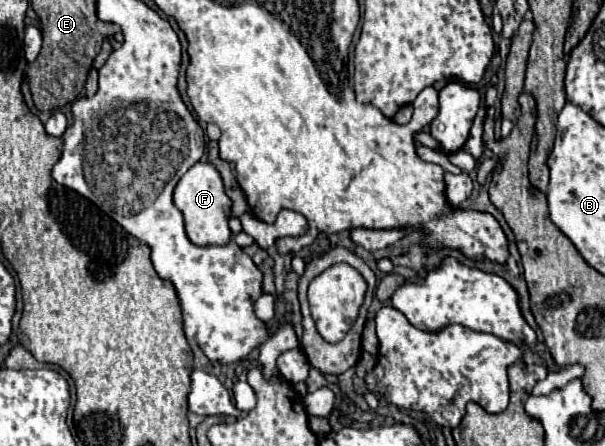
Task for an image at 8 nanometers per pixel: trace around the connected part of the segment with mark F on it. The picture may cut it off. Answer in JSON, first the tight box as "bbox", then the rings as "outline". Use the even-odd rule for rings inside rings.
{"bbox":[173,163,231,245],"outline":[[[195,163],[177,183],[173,201],[185,217],[185,231],[195,245],[227,245],[231,241],[231,229],[227,225],[231,199],[225,195],[221,175],[211,163]]]}

